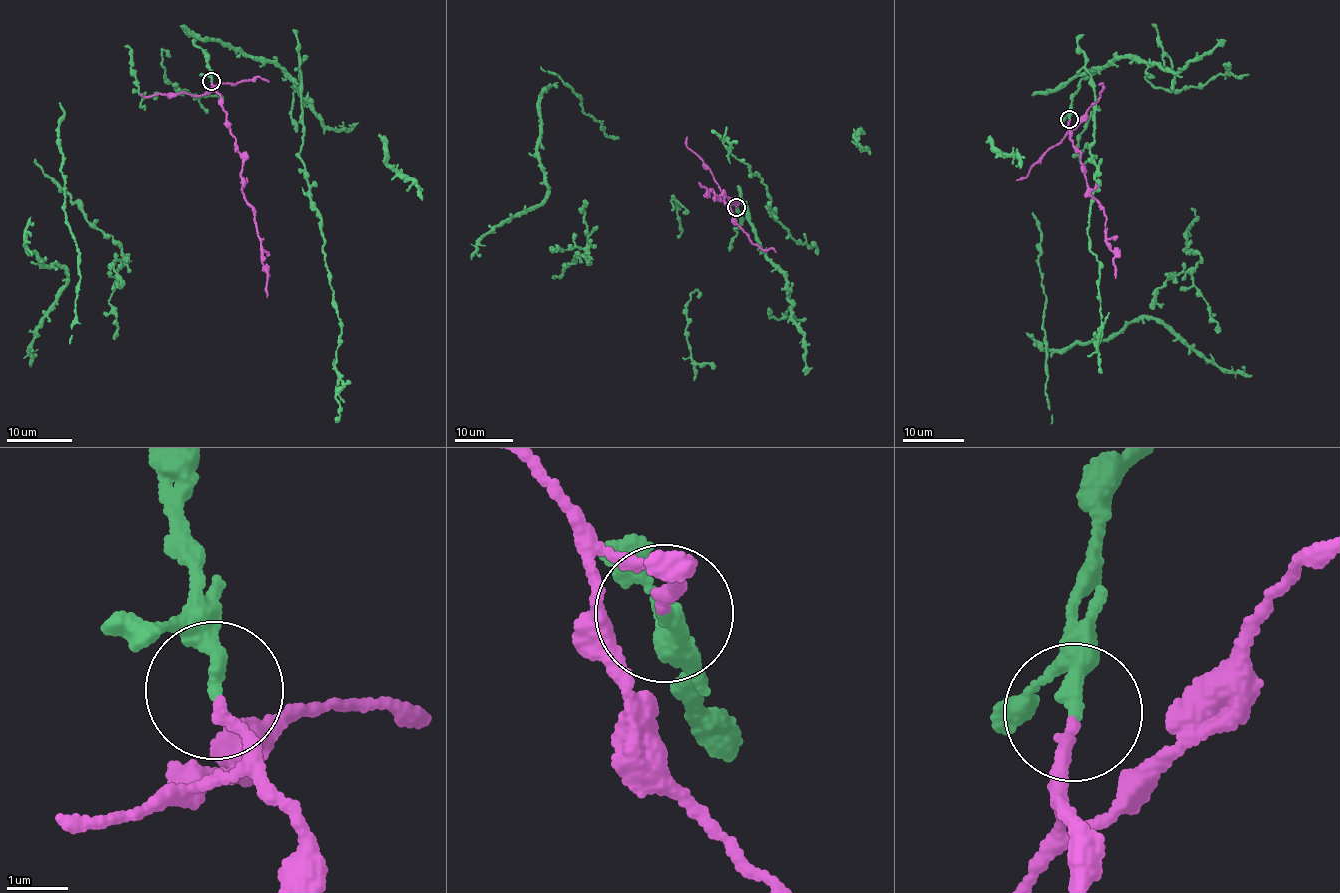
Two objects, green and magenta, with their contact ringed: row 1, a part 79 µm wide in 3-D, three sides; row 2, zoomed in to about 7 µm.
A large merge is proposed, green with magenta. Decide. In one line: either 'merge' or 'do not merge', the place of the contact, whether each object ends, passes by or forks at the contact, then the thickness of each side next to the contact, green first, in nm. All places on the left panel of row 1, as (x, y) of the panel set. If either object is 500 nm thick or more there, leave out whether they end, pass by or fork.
do not merge | (211, 81) | green ends | magenta ends | 260/170 nm

